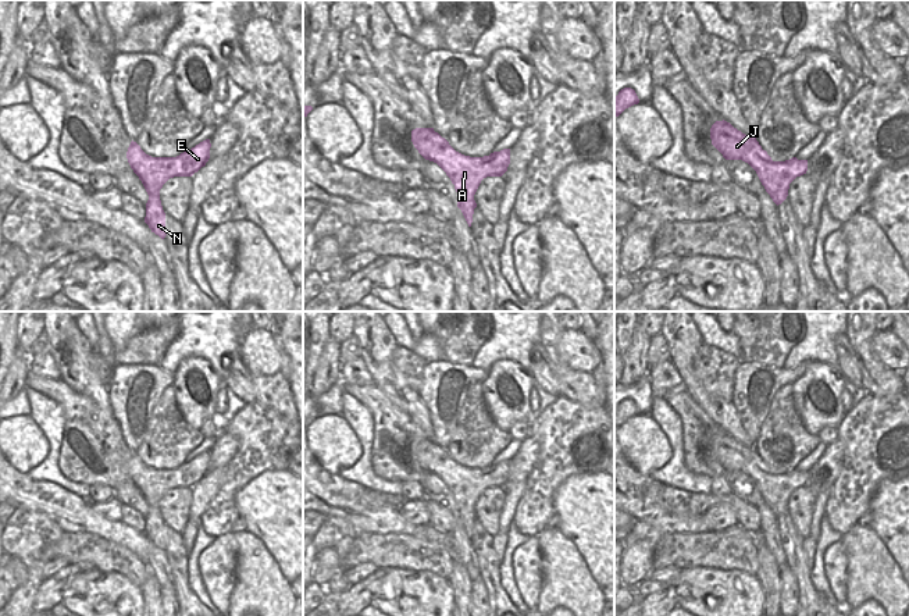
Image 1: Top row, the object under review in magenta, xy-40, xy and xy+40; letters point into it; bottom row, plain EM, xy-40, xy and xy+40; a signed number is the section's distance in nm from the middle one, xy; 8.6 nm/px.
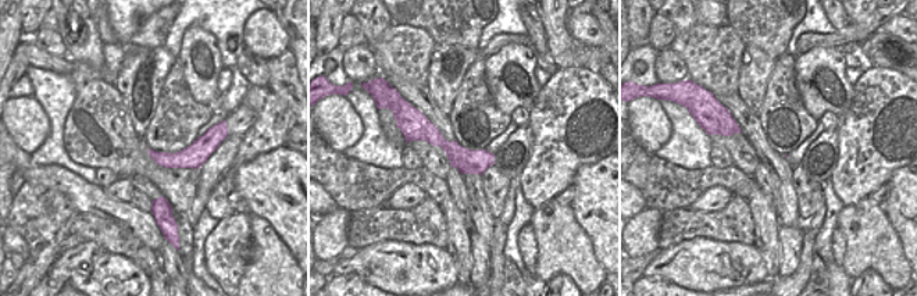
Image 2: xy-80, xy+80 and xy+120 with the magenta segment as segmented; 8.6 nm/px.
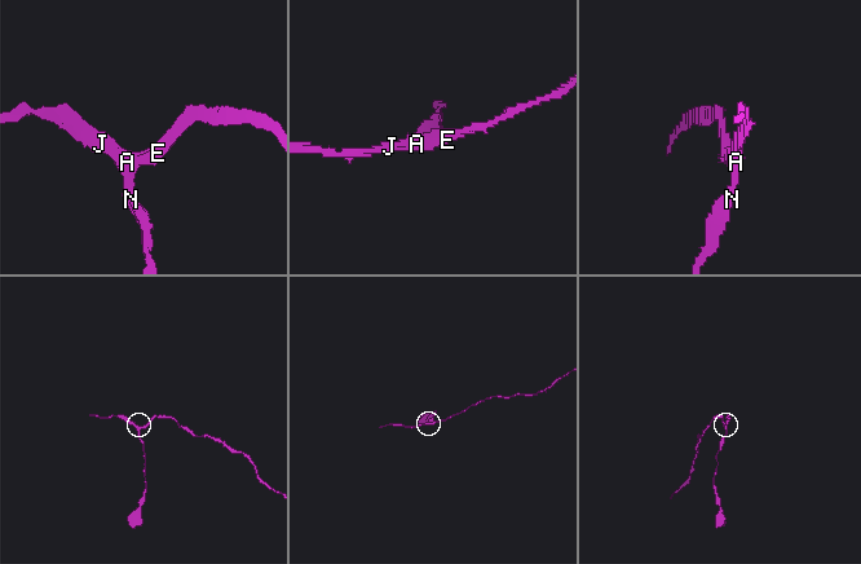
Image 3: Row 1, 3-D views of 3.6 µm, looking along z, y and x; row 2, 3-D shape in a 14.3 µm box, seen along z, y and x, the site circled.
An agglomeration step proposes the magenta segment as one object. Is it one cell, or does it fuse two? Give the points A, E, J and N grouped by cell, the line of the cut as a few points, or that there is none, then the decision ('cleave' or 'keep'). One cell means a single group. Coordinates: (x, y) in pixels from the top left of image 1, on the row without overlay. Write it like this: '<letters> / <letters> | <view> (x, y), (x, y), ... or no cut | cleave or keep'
A E J N | no cut | keep

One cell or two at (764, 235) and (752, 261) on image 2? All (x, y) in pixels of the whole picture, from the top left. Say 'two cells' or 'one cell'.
two cells

